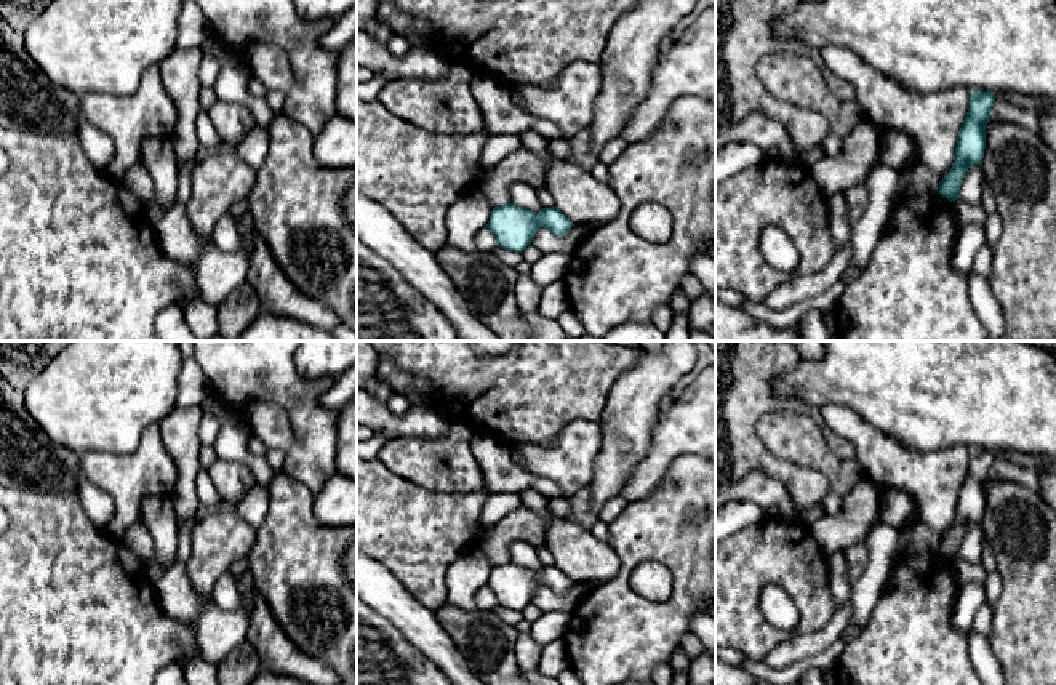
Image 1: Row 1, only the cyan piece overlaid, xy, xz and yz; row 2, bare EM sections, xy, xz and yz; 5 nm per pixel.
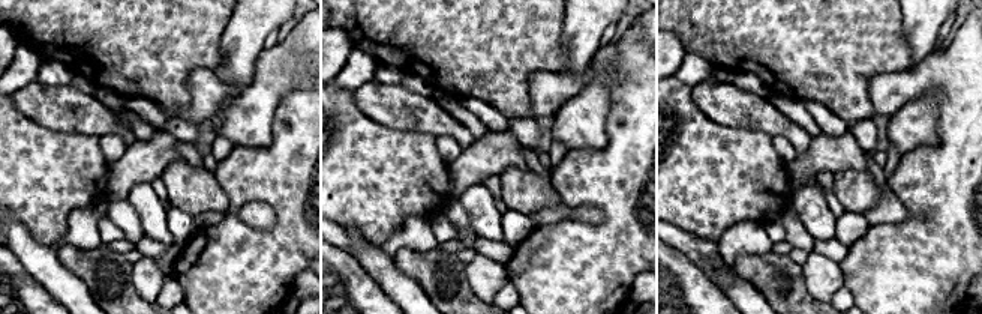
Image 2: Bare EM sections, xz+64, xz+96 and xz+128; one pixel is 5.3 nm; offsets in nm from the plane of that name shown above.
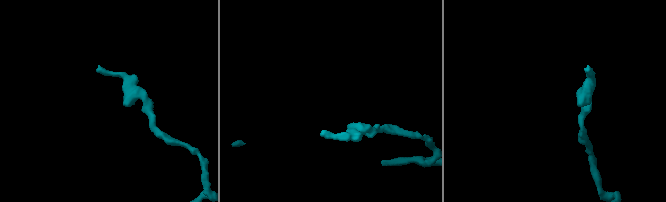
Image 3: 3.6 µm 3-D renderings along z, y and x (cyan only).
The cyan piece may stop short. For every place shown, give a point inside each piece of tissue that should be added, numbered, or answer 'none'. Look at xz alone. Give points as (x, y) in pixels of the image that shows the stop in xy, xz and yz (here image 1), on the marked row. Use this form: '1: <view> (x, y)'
none

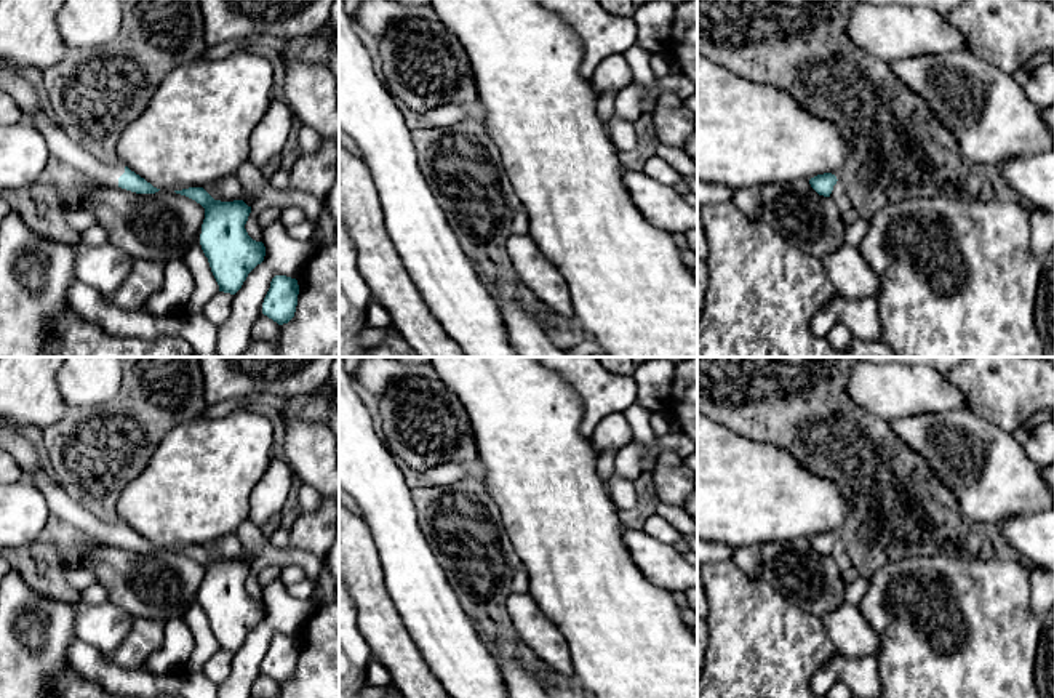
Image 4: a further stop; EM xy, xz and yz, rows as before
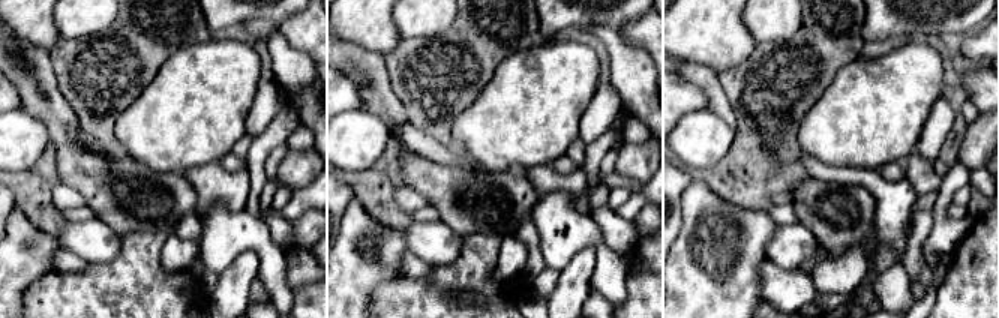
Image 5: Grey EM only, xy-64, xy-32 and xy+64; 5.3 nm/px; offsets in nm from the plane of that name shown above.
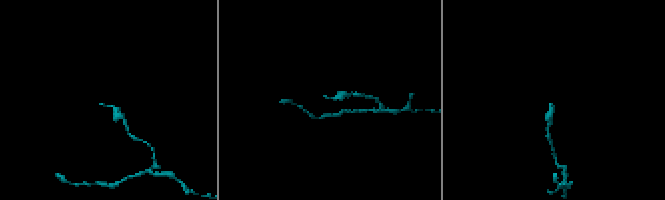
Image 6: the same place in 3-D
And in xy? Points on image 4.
1: xy (63, 148)

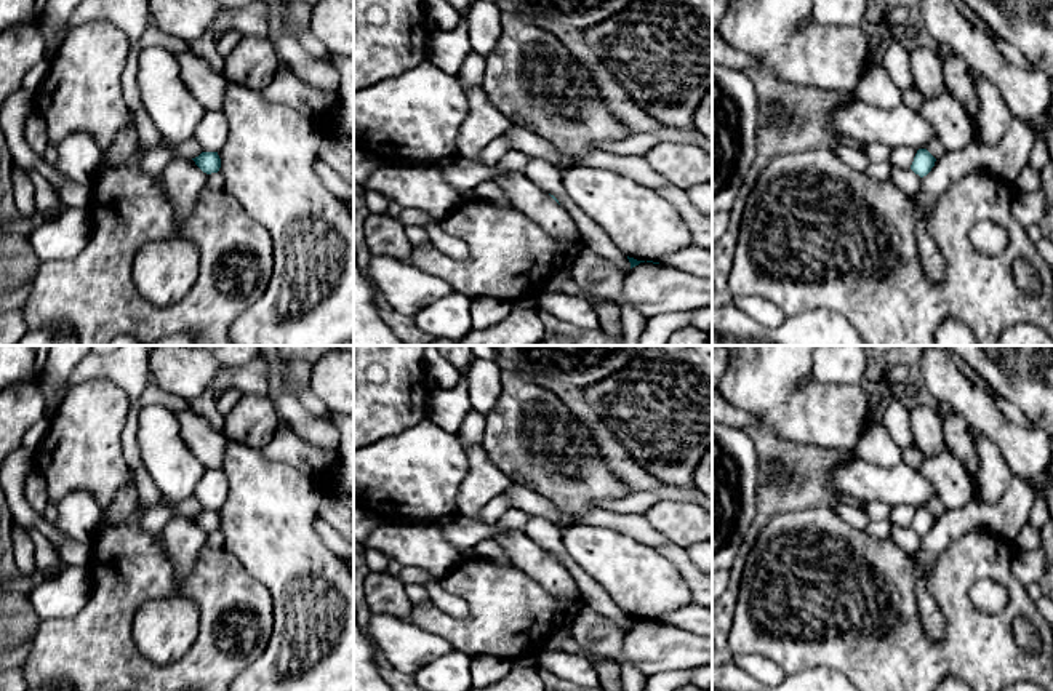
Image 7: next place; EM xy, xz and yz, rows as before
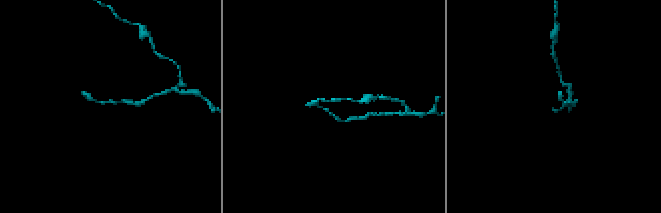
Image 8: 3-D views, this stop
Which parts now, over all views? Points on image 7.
none

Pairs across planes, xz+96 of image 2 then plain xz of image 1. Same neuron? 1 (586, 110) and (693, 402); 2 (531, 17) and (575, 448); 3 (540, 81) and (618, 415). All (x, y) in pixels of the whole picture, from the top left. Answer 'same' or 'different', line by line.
1: same
2: different
3: different

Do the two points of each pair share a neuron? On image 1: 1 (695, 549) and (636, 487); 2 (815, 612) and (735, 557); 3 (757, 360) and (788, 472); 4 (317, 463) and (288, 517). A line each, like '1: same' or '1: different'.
1: different
2: same
3: same
4: different

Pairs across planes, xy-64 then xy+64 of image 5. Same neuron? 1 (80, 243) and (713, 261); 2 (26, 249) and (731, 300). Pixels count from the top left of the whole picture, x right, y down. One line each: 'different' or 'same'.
1: different
2: same

